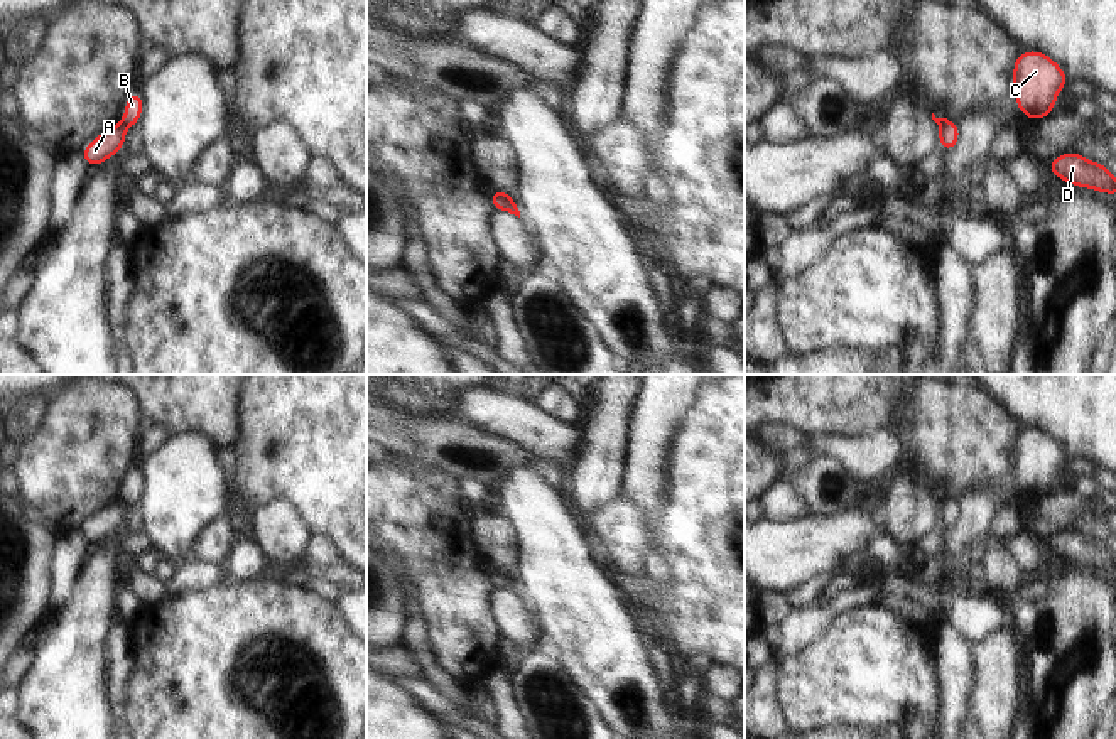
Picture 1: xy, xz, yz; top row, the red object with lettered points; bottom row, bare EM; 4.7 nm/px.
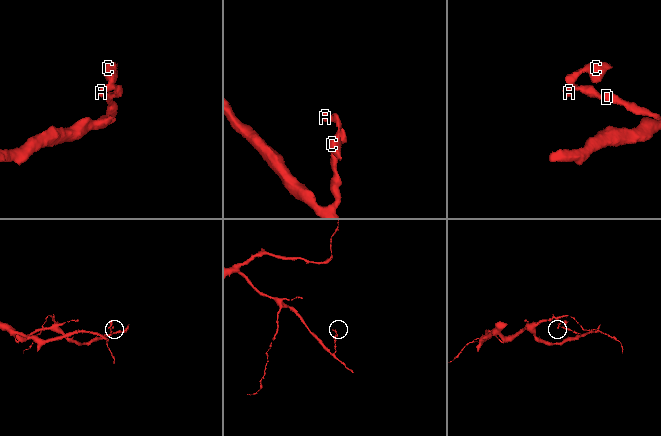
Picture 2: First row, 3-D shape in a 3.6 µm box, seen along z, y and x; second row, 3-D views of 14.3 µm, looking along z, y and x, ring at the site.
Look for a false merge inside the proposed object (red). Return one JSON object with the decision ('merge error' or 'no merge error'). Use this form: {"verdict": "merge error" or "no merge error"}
{"verdict": "merge error"}

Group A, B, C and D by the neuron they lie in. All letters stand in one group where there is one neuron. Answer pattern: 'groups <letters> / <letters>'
groups A D / B C

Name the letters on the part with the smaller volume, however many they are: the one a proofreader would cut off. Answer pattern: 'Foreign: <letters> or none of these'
Foreign: B, C.

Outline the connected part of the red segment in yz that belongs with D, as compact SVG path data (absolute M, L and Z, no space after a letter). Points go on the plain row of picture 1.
M1065 530L1048 540L1048 548L1075 565L1087 565L1102 572L1116 572L1116 555L1106 542L1097 542L1077 530Z

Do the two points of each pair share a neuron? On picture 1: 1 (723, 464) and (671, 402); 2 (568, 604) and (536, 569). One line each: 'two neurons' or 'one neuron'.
1: two neurons
2: one neuron

